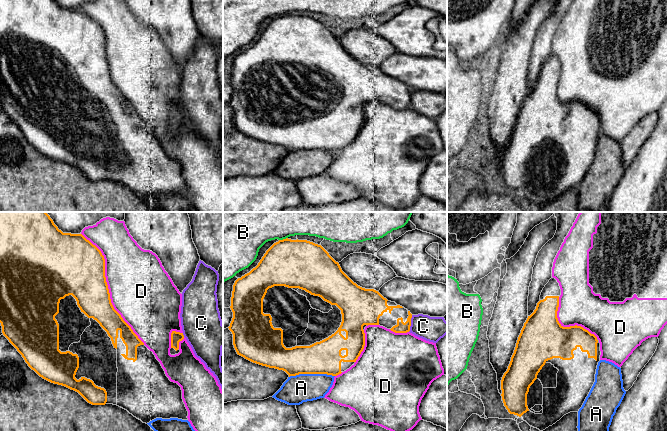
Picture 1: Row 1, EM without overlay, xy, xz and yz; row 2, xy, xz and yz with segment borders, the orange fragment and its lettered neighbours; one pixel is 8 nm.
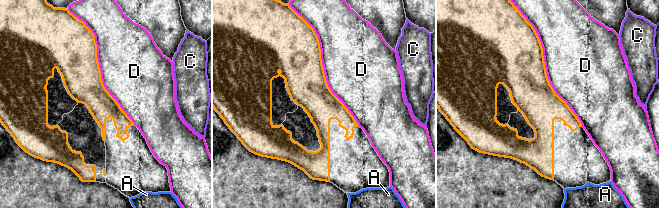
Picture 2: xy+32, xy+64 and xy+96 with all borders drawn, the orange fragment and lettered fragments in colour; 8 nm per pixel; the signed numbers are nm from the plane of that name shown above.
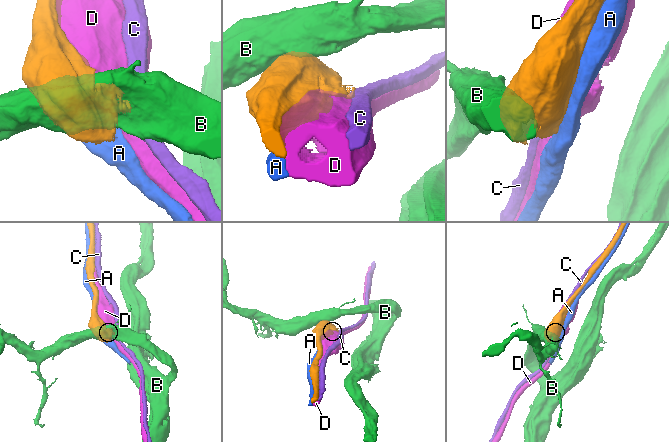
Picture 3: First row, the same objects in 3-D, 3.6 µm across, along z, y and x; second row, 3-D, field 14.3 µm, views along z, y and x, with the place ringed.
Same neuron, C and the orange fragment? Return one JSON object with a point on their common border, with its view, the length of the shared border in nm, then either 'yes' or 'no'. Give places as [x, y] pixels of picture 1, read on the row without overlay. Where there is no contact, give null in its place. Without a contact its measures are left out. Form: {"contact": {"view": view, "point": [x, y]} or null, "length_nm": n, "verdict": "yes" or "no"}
{"contact": {"view": "xz", "point": [410, 99]}, "length_nm": 140, "verdict": "no"}

